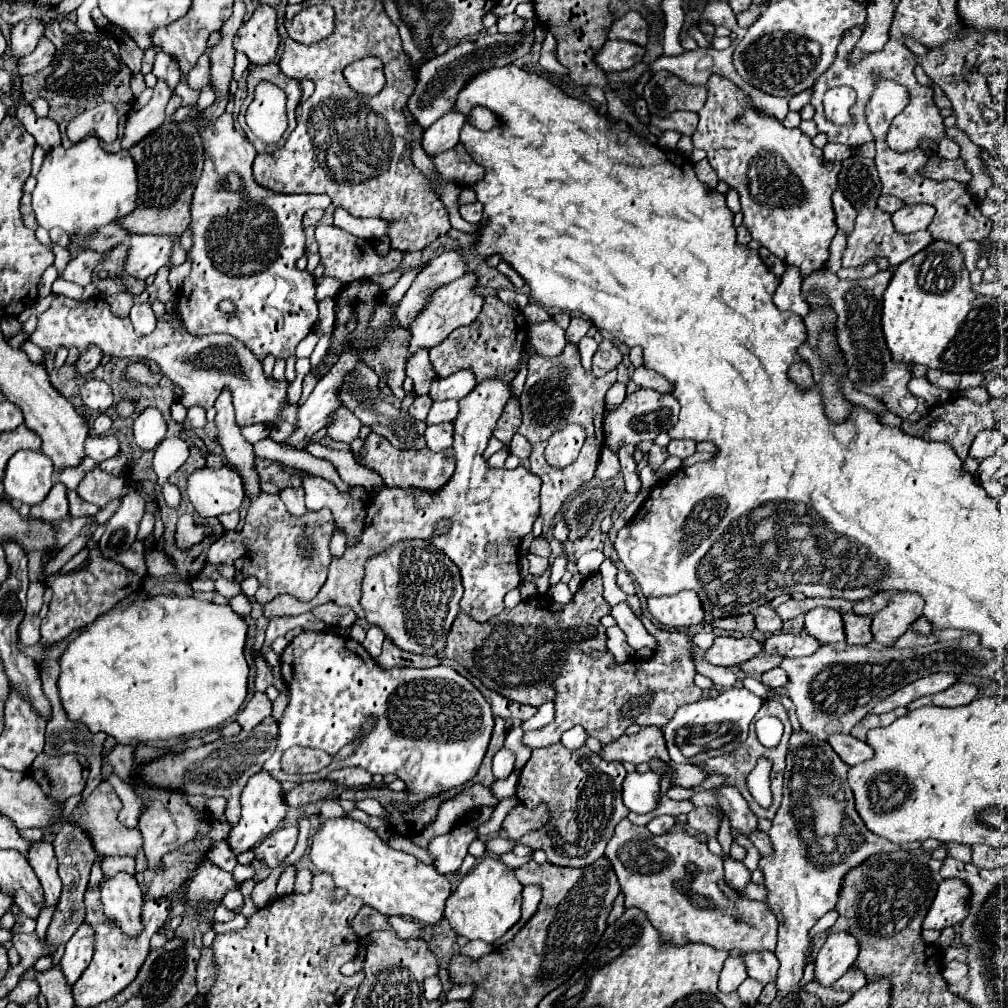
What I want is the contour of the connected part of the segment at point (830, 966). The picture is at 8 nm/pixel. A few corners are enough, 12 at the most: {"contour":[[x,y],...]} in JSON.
{"contour":[[831,932],[815,980],[831,986],[859,956],[859,940]]}

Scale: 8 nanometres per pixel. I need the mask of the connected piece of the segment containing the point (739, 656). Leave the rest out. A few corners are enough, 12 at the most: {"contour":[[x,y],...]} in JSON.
{"contour":[[719,636],[707,662],[737,666],[763,652],[755,638]]}

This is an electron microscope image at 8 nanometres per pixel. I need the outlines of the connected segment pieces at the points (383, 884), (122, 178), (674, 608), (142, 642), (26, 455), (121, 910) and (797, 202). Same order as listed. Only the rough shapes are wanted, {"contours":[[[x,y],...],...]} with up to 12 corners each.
{"contours":[[[349,816],[309,858],[381,914],[437,924],[449,880]],[[97,136],[53,148],[39,226],[89,238],[137,208],[135,160]],[[697,592],[649,598],[649,612],[671,628],[701,624]],[[153,596],[63,652],[71,720],[119,744],[217,728],[247,622]],[[19,450],[3,476],[11,500],[35,506],[49,494],[53,464]],[[117,872],[101,886],[105,914],[123,932],[141,928],[143,892],[135,876]],[[711,74],[693,146],[803,276],[837,234],[841,162]]]}

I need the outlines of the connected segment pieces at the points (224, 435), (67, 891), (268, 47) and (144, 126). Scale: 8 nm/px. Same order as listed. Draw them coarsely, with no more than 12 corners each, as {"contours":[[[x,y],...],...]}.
{"contours":[[[229,392],[217,398],[215,428],[225,460],[249,500],[261,494],[253,444],[241,436]],[[77,824],[53,840],[63,880],[47,944],[65,944],[85,920],[83,894],[99,852]],[[261,4],[237,30],[235,50],[255,64],[279,48],[277,12]],[[157,80],[153,98],[129,116],[123,148],[131,148],[165,120],[171,88]]]}

